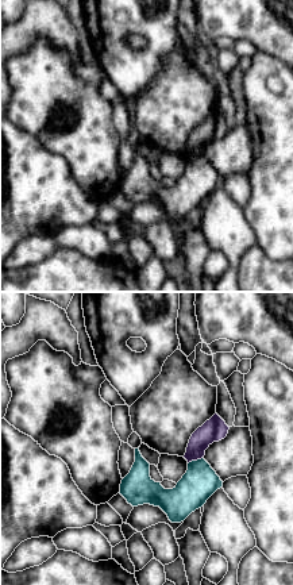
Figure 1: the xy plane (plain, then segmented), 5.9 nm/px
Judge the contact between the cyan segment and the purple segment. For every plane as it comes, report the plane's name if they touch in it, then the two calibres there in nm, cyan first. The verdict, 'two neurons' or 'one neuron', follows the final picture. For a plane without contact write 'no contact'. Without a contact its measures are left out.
xy | 200/140 nm

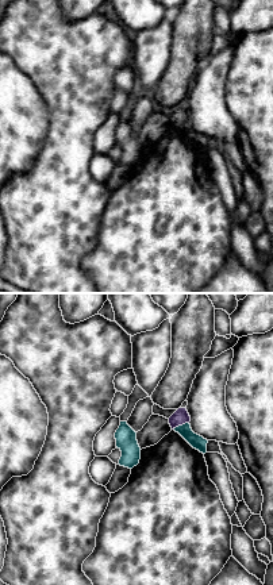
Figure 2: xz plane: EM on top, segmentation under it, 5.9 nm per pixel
xz | 90/90 nm

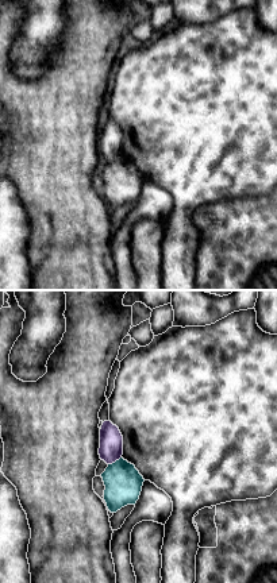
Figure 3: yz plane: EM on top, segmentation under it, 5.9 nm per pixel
yz | 220/140 nm

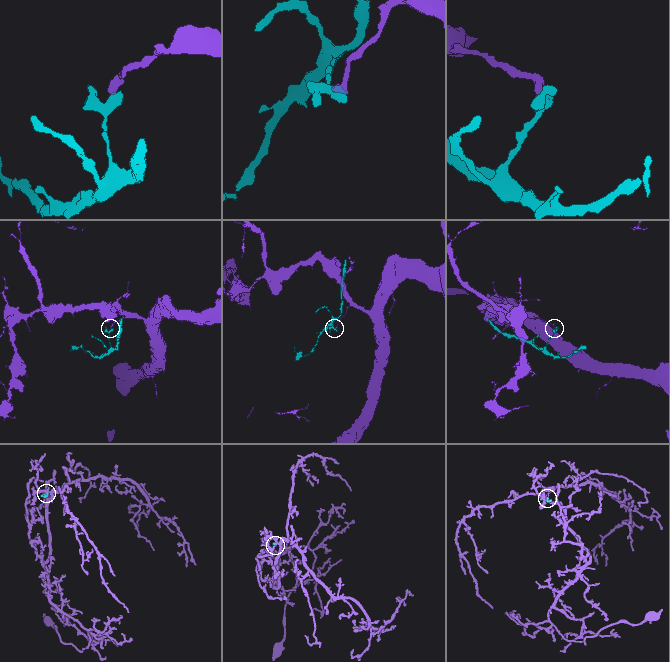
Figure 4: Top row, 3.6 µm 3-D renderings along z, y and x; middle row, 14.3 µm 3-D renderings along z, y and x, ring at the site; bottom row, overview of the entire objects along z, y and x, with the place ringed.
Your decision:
two neurons

